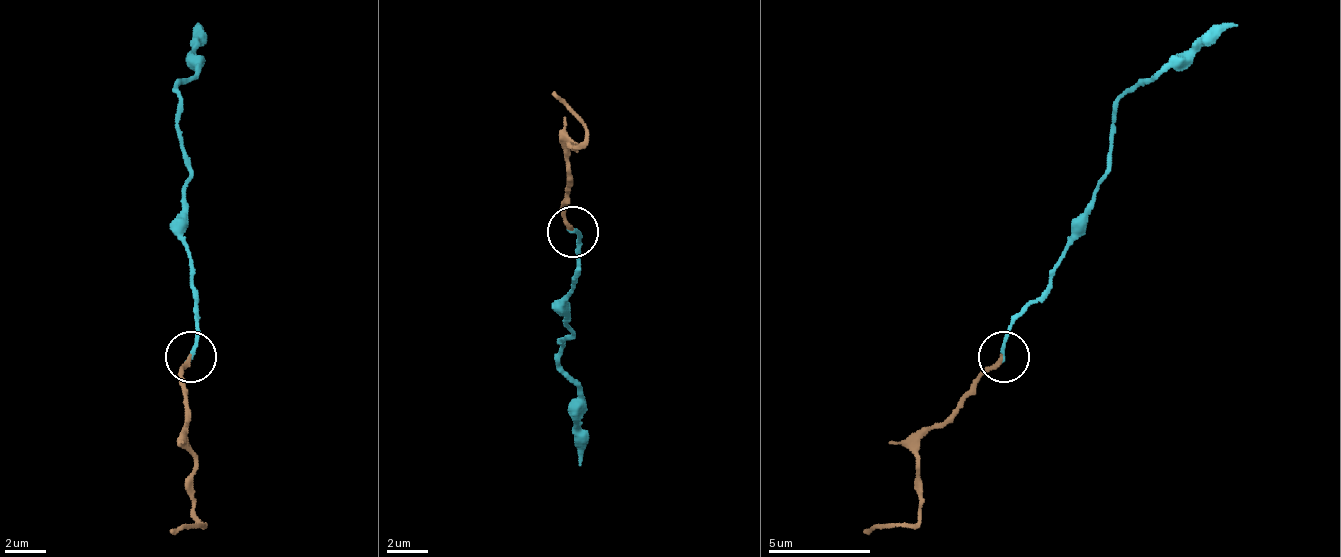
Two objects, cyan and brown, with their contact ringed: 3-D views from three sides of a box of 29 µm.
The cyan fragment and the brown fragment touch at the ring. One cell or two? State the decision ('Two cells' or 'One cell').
One cell

